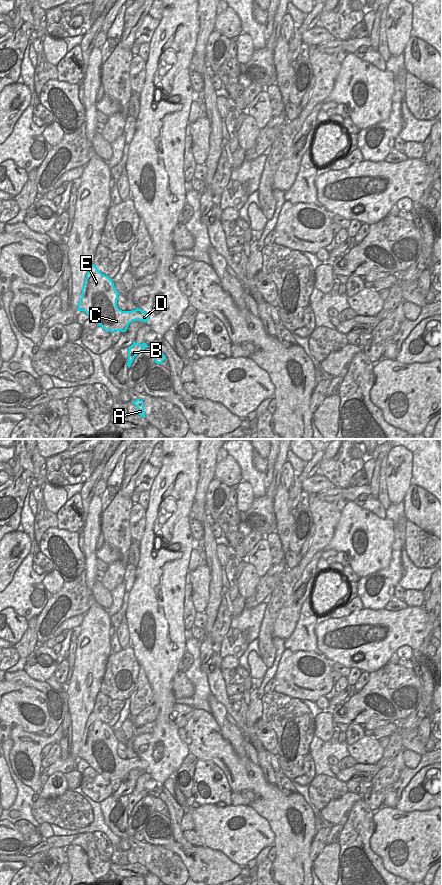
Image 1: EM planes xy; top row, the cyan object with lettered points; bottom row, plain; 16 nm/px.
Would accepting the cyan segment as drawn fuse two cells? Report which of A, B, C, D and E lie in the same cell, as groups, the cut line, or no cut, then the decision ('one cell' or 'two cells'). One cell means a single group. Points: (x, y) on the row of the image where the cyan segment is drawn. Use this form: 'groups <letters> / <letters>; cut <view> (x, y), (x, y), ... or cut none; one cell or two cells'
groups A B C D E; cut none; one cell

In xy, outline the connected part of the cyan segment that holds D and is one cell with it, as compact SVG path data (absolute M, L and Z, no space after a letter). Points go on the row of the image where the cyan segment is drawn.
M92 264L86 274L78 311L84 311L109 332L125 332L129 324L136 320L148 322L149 315L138 307L132 311L120 310L117 306L118 295L112 279Z

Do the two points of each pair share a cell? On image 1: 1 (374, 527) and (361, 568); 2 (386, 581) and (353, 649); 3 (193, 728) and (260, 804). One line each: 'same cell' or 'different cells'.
1: same cell
2: different cells
3: same cell

